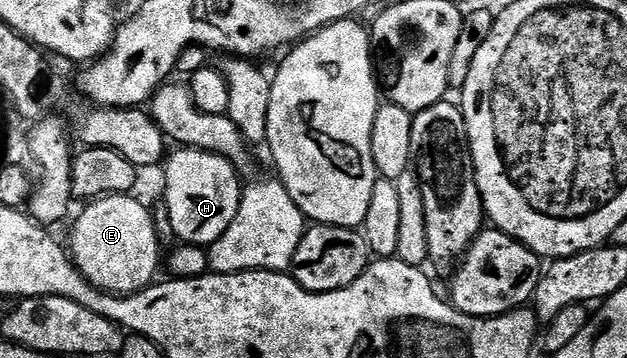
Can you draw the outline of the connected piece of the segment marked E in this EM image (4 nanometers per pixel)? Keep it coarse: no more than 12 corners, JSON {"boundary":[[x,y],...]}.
{"boundary":[[93,200],[72,228],[76,269],[104,292],[141,292],[162,268],[153,213]]}

